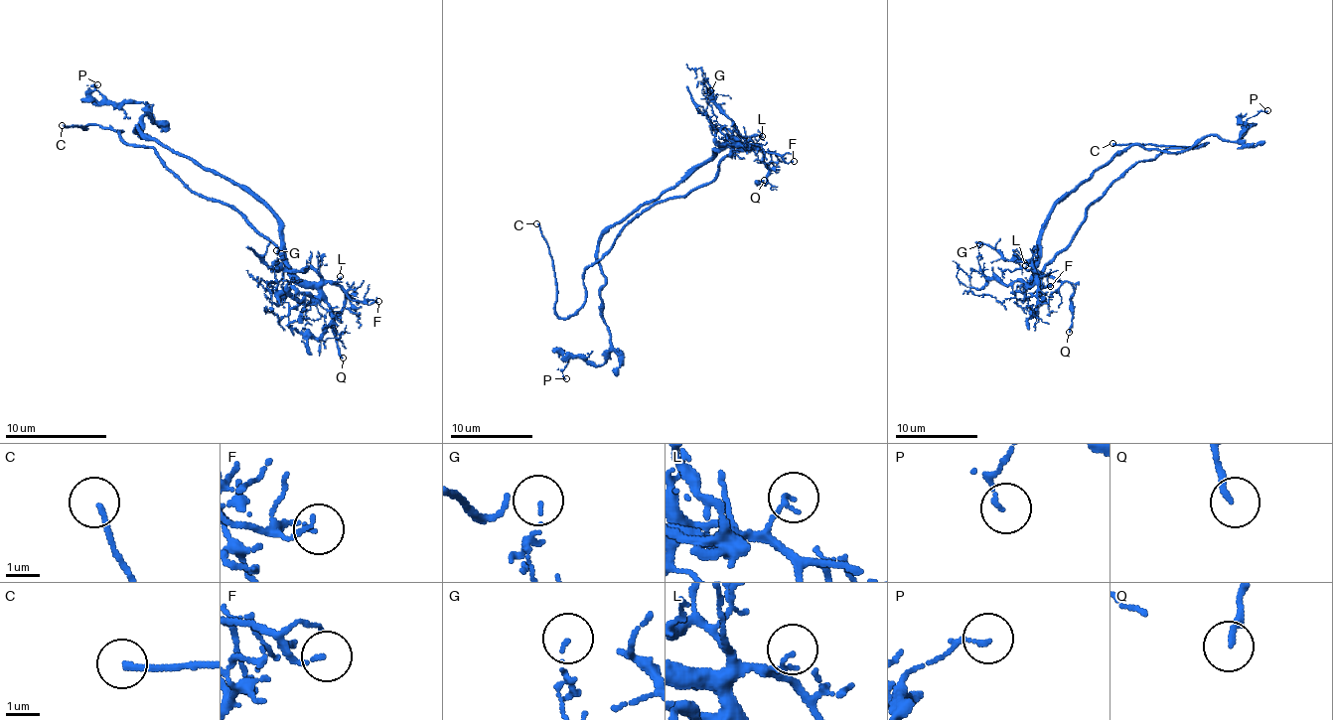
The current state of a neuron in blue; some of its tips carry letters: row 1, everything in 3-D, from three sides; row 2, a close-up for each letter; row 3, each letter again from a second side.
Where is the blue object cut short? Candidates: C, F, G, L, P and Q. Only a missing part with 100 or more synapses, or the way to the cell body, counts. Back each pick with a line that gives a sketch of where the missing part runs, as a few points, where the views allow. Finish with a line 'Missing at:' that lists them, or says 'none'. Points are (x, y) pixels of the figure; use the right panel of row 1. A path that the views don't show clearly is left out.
C: missing branch runs (1112, 143), (1075, 143), (1061, 135), (990, 127)
Missing at: C

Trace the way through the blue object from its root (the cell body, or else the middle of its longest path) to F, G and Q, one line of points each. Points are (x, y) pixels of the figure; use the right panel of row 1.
F: (1038, 259), (1034, 271), (1040, 276), (1044, 286), (1052, 284), (1050, 286)
G: (1038, 259), (1034, 276), (1023, 286), (1023, 282), (1000, 284), (979, 269), (979, 244)
Q: (1038, 259), (1034, 271), (1069, 282), (1073, 288), (1073, 328), (1069, 332)

